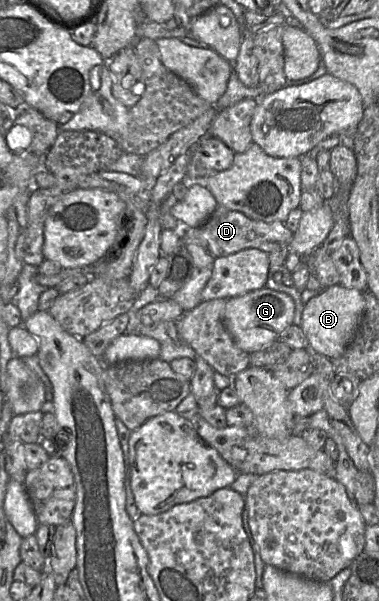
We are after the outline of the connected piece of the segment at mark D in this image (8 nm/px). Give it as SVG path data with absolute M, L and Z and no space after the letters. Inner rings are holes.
M218 206L210 218L199 227L186 228L184 239L208 249L214 257L227 256L248 248L257 248L270 253L280 246L289 246L293 233L280 221L264 222L254 220L243 213Z

